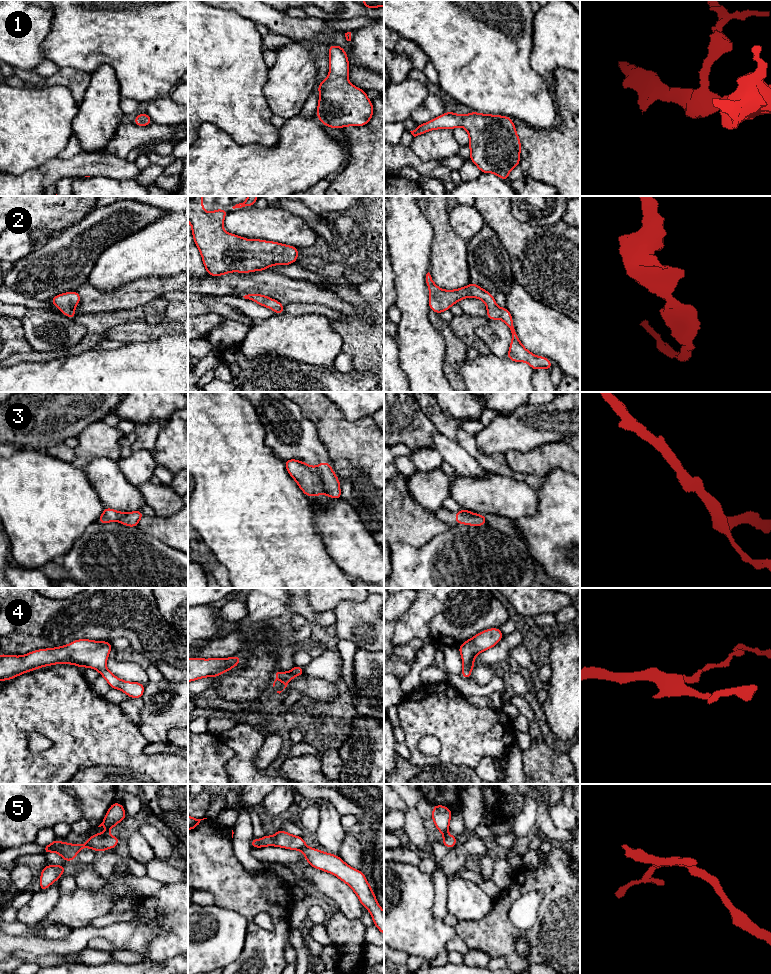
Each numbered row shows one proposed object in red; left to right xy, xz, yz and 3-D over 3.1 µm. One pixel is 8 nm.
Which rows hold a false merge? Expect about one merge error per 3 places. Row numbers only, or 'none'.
3

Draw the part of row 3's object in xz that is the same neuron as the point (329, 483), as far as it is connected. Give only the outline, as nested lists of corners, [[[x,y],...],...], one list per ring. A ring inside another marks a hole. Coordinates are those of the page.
[[[322,462],[316,466],[319,474],[320,489],[322,492],[331,498],[342,499],[340,491],[340,481],[331,468],[329,462]]]

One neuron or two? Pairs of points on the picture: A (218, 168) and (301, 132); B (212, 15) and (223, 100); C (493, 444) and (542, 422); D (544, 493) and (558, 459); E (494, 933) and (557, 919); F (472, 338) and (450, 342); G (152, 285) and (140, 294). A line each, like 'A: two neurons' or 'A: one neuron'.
A: one neuron
B: one neuron
C: one neuron
D: two neurons
E: one neuron
F: two neurons
G: one neuron

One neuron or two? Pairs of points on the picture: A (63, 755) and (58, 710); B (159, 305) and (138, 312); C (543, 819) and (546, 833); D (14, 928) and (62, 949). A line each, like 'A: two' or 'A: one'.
A: one
B: one
C: one
D: two

